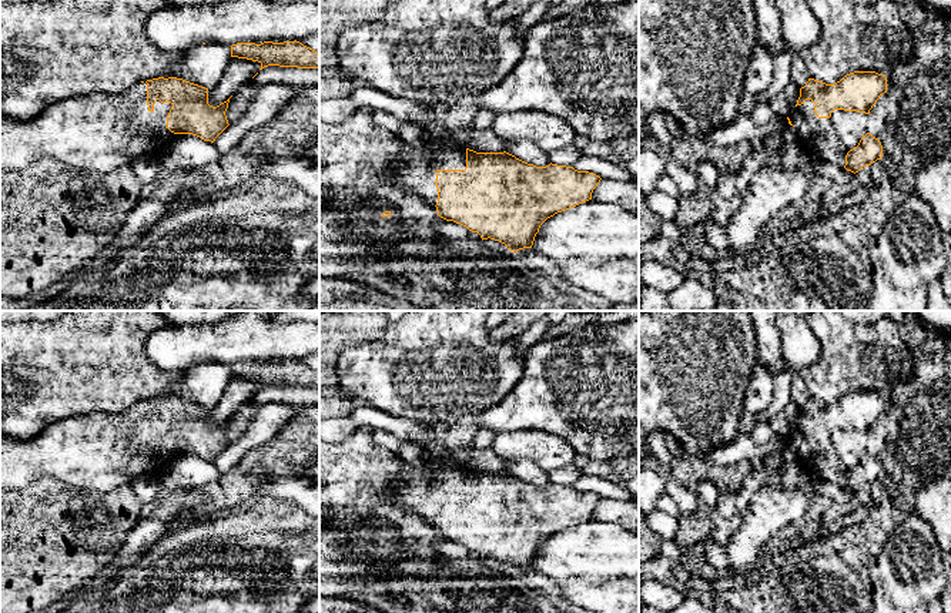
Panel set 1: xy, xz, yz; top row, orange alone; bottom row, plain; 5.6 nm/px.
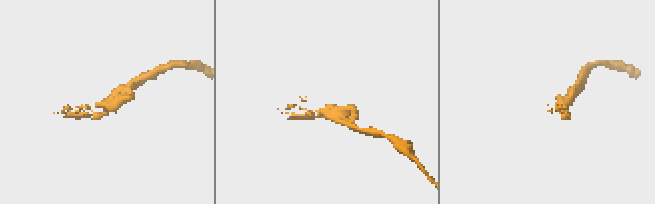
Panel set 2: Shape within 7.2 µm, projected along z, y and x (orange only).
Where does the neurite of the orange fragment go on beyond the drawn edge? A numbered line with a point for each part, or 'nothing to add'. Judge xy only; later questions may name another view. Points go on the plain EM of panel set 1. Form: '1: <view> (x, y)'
1: xy (100, 451)

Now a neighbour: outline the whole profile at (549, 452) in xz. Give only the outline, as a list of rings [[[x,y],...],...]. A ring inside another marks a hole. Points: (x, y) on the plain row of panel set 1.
[[[540,429],[498,432],[490,449],[502,460],[529,459],[546,472],[573,463],[576,455],[562,436]]]

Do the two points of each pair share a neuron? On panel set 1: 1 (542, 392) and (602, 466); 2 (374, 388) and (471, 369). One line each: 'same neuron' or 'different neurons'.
1: different neurons
2: same neuron

